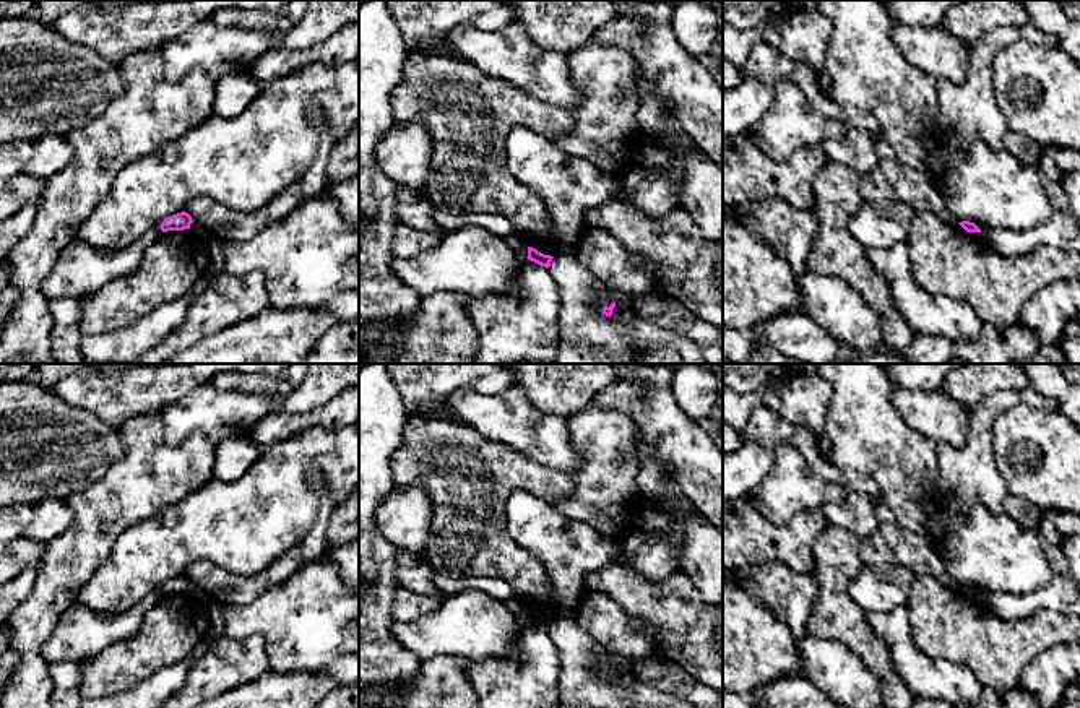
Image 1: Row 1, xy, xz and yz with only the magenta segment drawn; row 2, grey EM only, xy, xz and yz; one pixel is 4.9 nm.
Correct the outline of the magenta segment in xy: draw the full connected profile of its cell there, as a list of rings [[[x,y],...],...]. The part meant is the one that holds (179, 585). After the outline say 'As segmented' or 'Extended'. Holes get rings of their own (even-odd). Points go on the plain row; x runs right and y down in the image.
[[[182,575],[182,576],[166,581],[159,591],[162,596],[184,594],[184,593],[190,593],[192,586],[193,586],[192,580],[185,575]]]. As segmented

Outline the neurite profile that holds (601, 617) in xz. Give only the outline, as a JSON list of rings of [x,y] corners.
[[[581,593],[568,612],[575,622],[609,653],[630,664],[658,654],[656,635],[604,593]]]

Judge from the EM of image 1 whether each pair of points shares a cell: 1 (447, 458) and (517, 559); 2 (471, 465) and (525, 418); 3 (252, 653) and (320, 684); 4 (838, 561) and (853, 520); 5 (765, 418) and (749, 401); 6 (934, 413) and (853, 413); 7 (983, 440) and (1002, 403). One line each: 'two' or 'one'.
1: one
2: two
3: two
4: two
5: two
6: two
7: one

